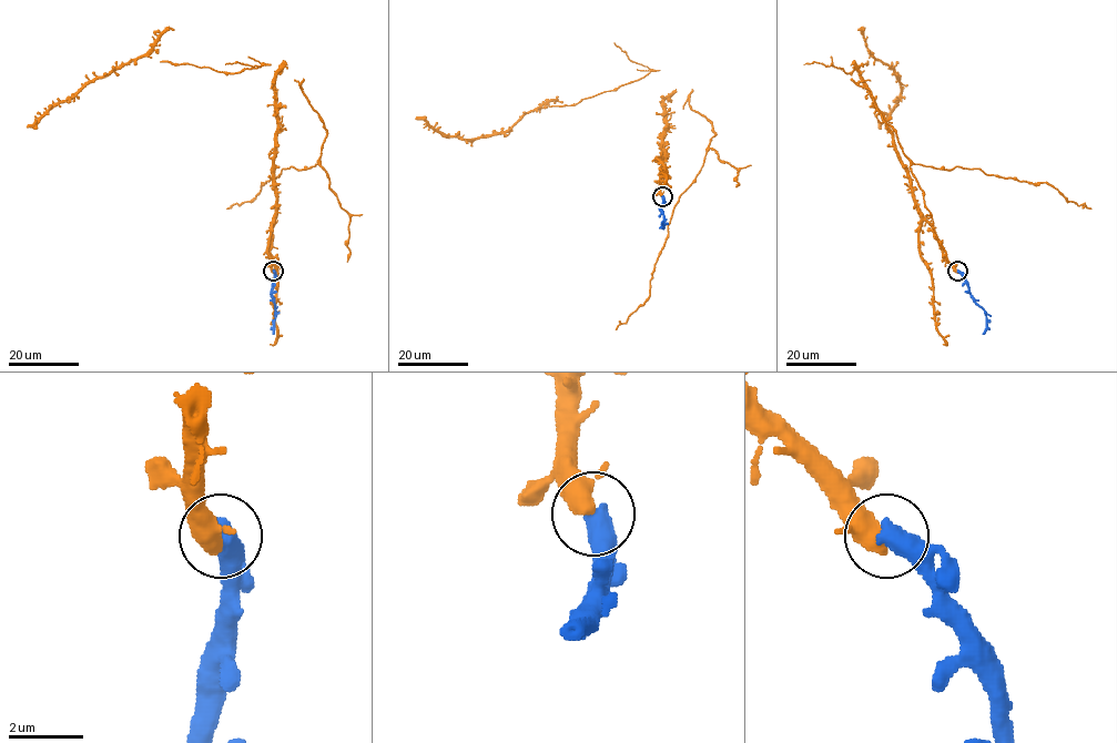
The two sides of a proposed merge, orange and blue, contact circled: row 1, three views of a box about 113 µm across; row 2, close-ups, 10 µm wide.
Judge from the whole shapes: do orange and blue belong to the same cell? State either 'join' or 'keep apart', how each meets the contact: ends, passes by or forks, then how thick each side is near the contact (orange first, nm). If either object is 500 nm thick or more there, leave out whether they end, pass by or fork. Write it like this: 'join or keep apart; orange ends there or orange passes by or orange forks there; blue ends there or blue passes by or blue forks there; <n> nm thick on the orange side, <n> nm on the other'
join; 400 nm thick on the orange side, 550 nm on the other

